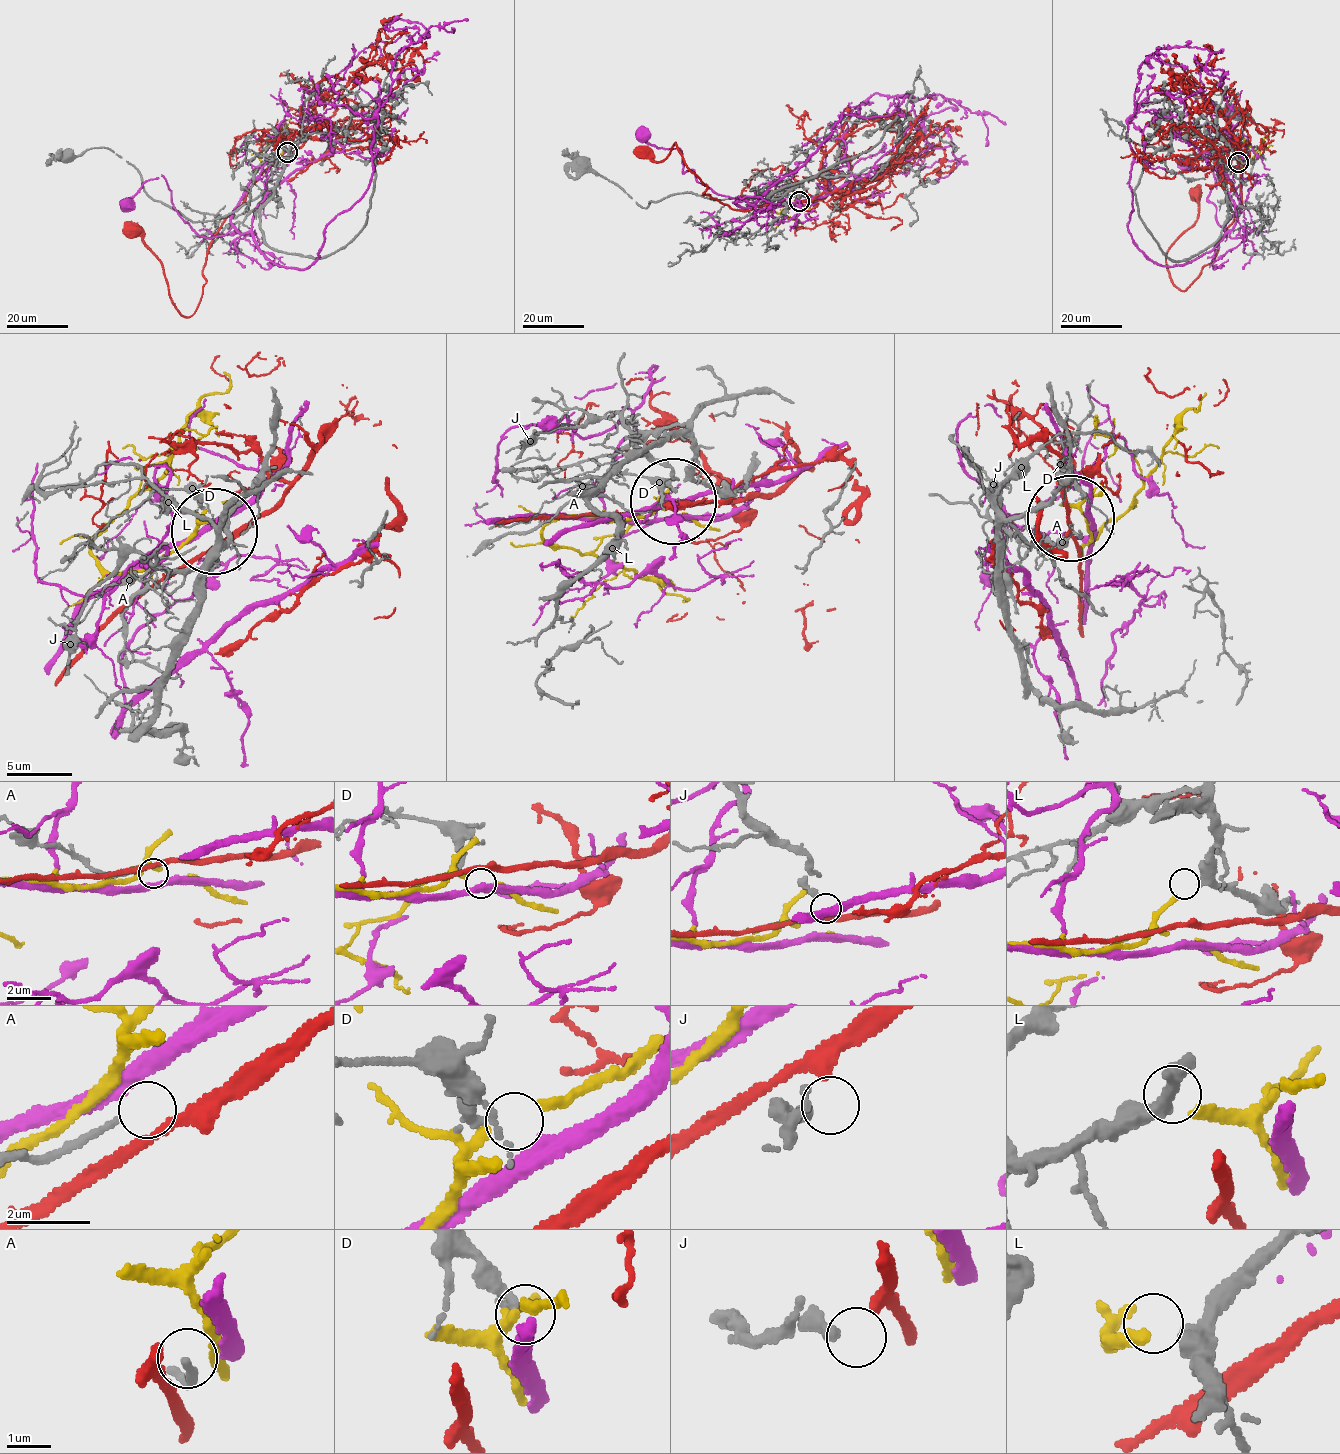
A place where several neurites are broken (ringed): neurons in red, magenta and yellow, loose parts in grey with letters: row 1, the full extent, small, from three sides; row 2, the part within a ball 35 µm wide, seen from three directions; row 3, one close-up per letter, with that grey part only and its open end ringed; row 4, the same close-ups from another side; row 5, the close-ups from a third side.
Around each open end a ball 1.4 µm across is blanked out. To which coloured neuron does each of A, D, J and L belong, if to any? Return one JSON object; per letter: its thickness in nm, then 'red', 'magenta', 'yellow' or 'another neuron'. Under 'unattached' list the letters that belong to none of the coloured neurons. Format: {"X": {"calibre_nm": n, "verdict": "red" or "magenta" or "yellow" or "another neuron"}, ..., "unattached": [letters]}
{"A": {"calibre_nm": 140, "verdict": "another neuron"}, "D": {"calibre_nm": 240, "verdict": "magenta"}, "J": {"calibre_nm": 280, "verdict": "red"}, "L": {"calibre_nm": 360, "verdict": "yellow"}, "unattached": ["A"]}

